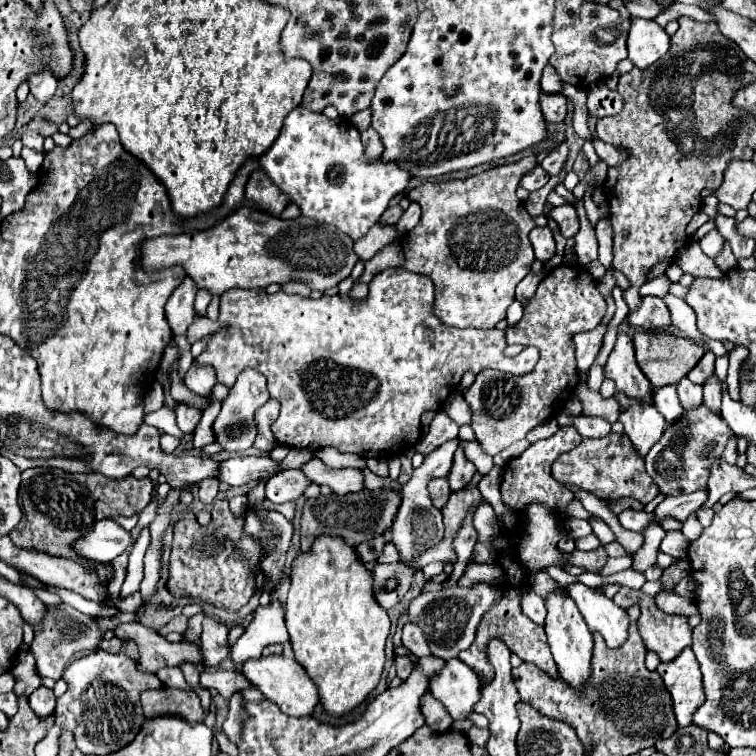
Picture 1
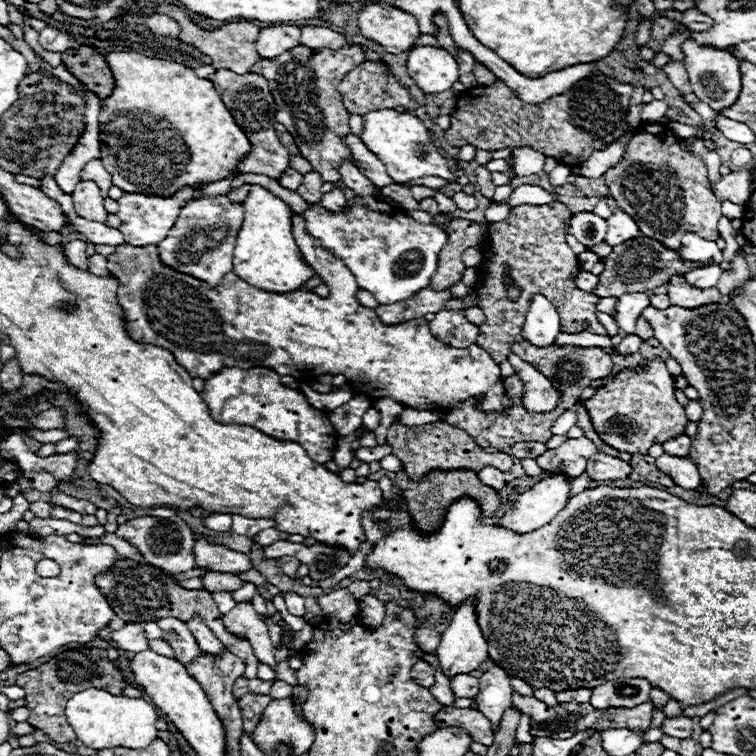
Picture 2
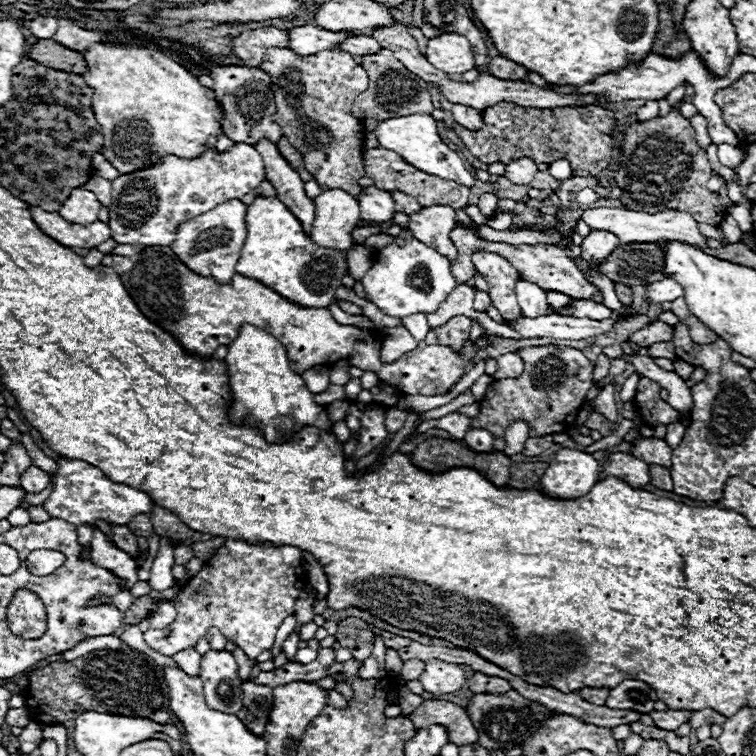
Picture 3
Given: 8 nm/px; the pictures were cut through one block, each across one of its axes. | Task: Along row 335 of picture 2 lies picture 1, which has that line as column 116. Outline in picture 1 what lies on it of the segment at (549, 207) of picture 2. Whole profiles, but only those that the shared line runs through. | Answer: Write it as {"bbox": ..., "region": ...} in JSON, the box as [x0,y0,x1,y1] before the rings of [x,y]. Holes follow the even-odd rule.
{"bbox":[10,468,154,612],"region":[[[32,468],[22,472],[22,486],[20,486],[20,508],[24,512],[24,526],[10,534],[10,540],[28,550],[48,552],[50,556],[64,556],[82,564],[84,568],[92,568],[98,574],[100,584],[106,590],[104,602],[112,602],[108,592],[108,584],[114,578],[112,564],[100,564],[94,560],[86,560],[74,550],[74,542],[82,538],[86,532],[94,528],[98,520],[104,518],[118,518],[118,516],[132,516],[140,512],[152,494],[154,484],[150,478],[120,478],[110,480],[100,474],[70,474],[60,468]],[[130,594],[130,596],[126,596],[126,598],[118,596],[118,600],[116,600],[116,608],[118,608],[120,612],[133,612],[141,605],[141,603],[142,599],[138,594]]]}

